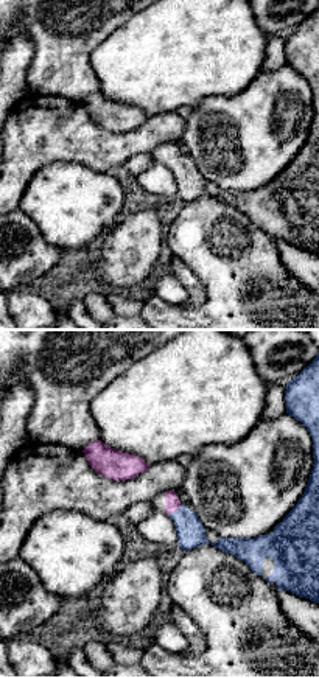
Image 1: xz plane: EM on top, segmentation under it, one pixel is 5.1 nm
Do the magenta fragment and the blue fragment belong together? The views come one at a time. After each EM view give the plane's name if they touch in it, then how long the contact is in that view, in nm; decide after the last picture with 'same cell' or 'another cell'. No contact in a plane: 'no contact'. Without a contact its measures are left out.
xz | 90 nm

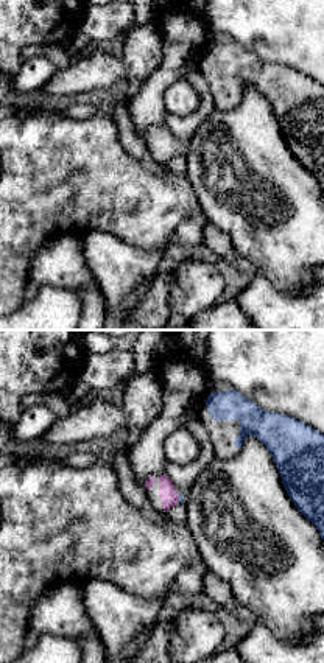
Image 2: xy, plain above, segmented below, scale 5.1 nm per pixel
xy | 50 nm

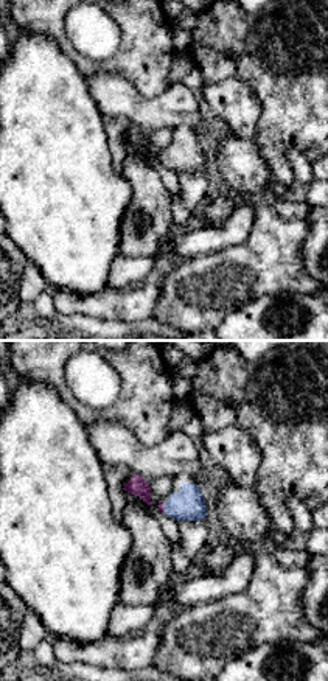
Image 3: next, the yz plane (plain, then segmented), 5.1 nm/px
yz | 60 nm

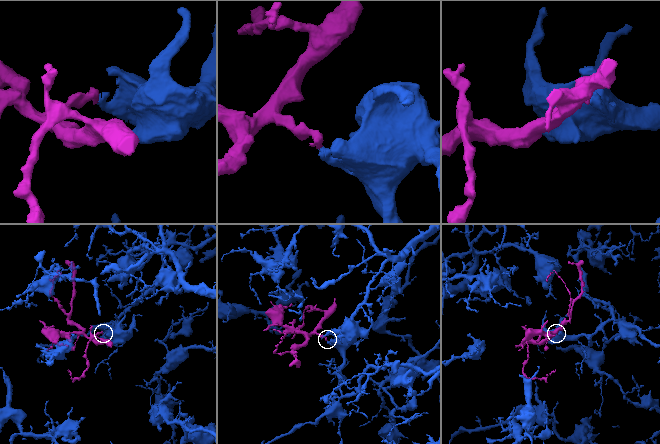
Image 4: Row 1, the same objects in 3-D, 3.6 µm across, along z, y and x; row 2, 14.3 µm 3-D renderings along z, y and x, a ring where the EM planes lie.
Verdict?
same cell

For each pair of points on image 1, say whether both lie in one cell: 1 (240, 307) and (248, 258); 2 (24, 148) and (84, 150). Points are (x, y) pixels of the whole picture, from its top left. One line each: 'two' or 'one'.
1: one
2: one

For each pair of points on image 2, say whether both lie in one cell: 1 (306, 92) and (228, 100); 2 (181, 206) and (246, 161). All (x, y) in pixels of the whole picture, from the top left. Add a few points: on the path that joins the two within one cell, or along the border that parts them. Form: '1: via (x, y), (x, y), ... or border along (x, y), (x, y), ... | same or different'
1: via (284, 87), (265, 77), (240, 78) | same
2: border along (186, 176), (204, 213) | different

